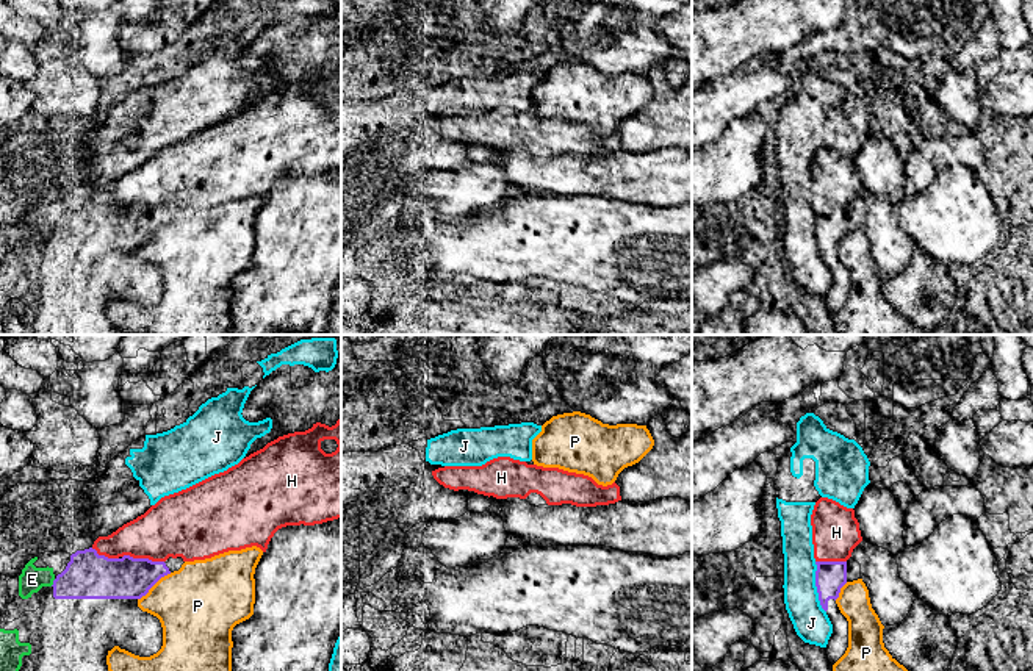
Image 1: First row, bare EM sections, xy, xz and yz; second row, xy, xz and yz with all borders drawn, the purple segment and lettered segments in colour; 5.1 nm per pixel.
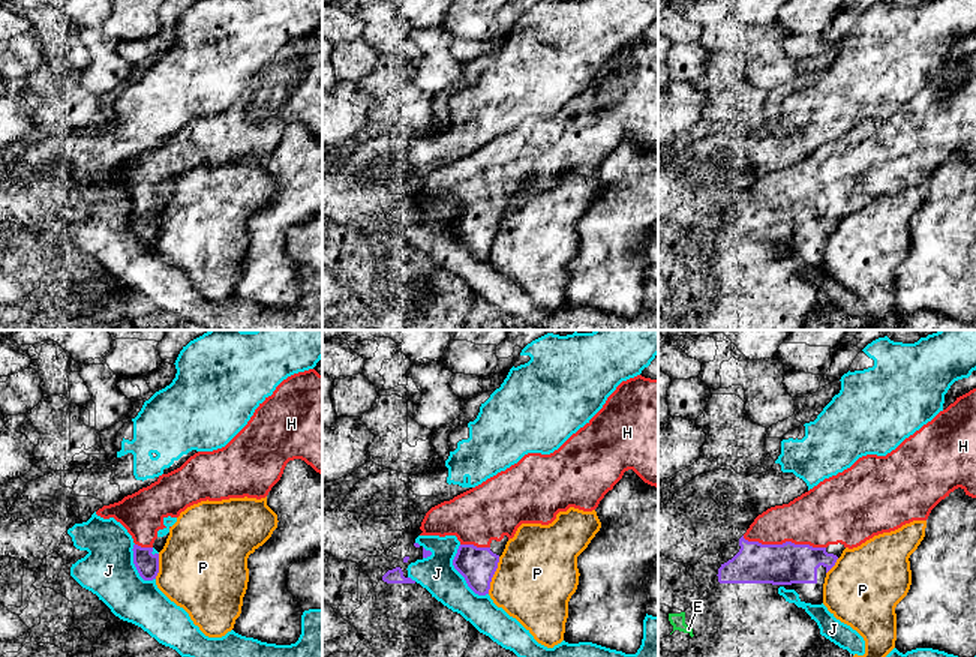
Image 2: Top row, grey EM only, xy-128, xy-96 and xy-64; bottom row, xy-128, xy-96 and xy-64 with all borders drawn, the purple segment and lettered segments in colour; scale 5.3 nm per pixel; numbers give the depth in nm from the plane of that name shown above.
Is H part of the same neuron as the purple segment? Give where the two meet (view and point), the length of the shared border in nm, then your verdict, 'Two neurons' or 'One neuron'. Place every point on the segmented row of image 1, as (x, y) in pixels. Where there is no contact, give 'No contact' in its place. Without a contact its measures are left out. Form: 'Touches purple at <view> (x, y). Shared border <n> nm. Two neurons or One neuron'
Touches purple at xy (143, 559). Shared border 220 nm. One neuron

